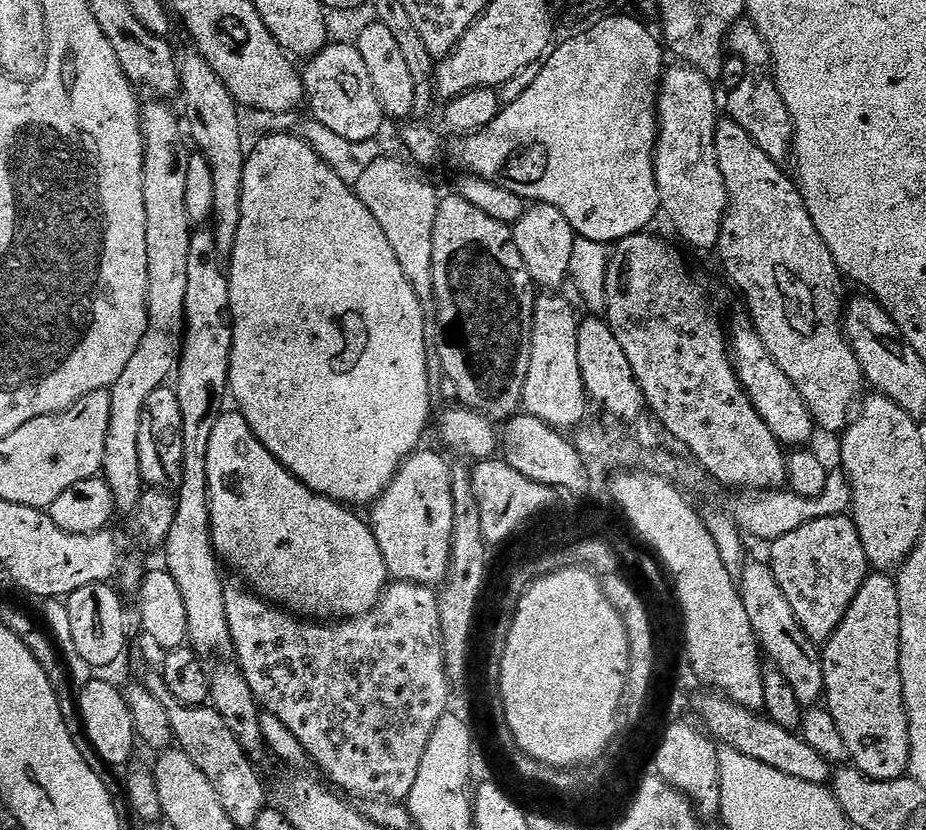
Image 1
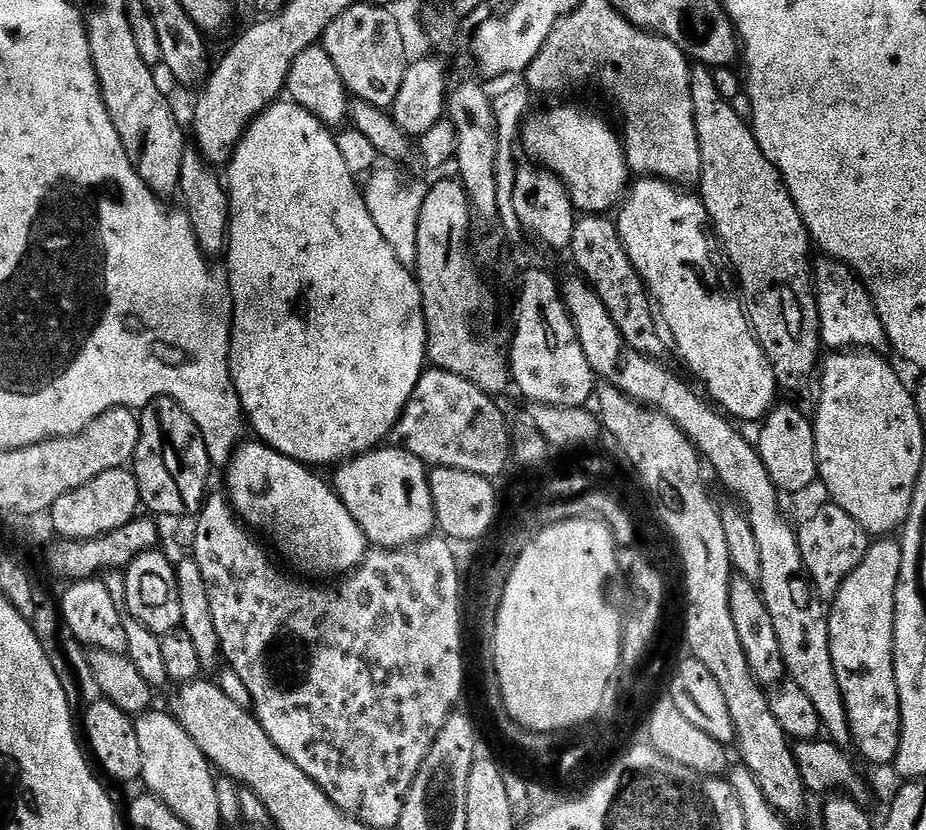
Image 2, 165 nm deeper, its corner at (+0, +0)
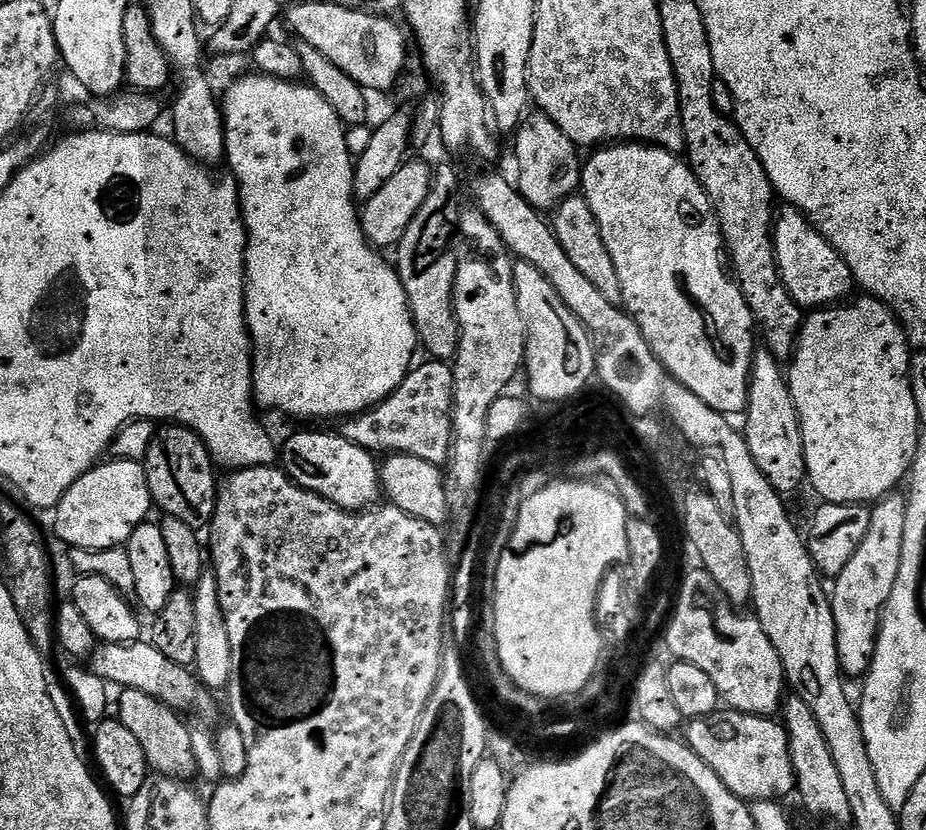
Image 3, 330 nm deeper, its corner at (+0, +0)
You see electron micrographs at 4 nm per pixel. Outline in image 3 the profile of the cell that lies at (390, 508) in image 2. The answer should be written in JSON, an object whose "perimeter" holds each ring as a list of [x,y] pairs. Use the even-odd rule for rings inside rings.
{"perimeter":[[[296,432],[282,444],[282,467],[288,479],[348,512],[371,508],[381,499],[380,469],[375,455],[338,434]]]}

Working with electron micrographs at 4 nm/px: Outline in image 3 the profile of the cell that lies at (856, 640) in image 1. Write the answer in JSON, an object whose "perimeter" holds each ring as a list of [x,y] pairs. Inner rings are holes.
{"perimeter":[[[900,490],[875,501],[870,530],[866,530],[862,546],[858,546],[854,558],[850,558],[846,570],[842,570],[842,574],[835,577],[833,584],[836,585],[830,588],[840,670],[845,677],[863,678],[872,667],[876,636],[880,633],[884,606],[894,590],[894,582],[898,582],[898,566],[902,562],[902,534],[906,534],[907,509],[907,495]]]}

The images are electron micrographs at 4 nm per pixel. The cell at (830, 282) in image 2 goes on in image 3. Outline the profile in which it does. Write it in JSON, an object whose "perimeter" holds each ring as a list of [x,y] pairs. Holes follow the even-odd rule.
{"perimeter":[[[791,206],[783,210],[785,212],[781,216],[779,213],[774,220],[772,245],[780,277],[790,298],[794,298],[794,302],[804,310],[824,310],[847,301],[854,289],[850,266],[846,266],[838,250],[830,246],[827,238],[802,213]]]}

